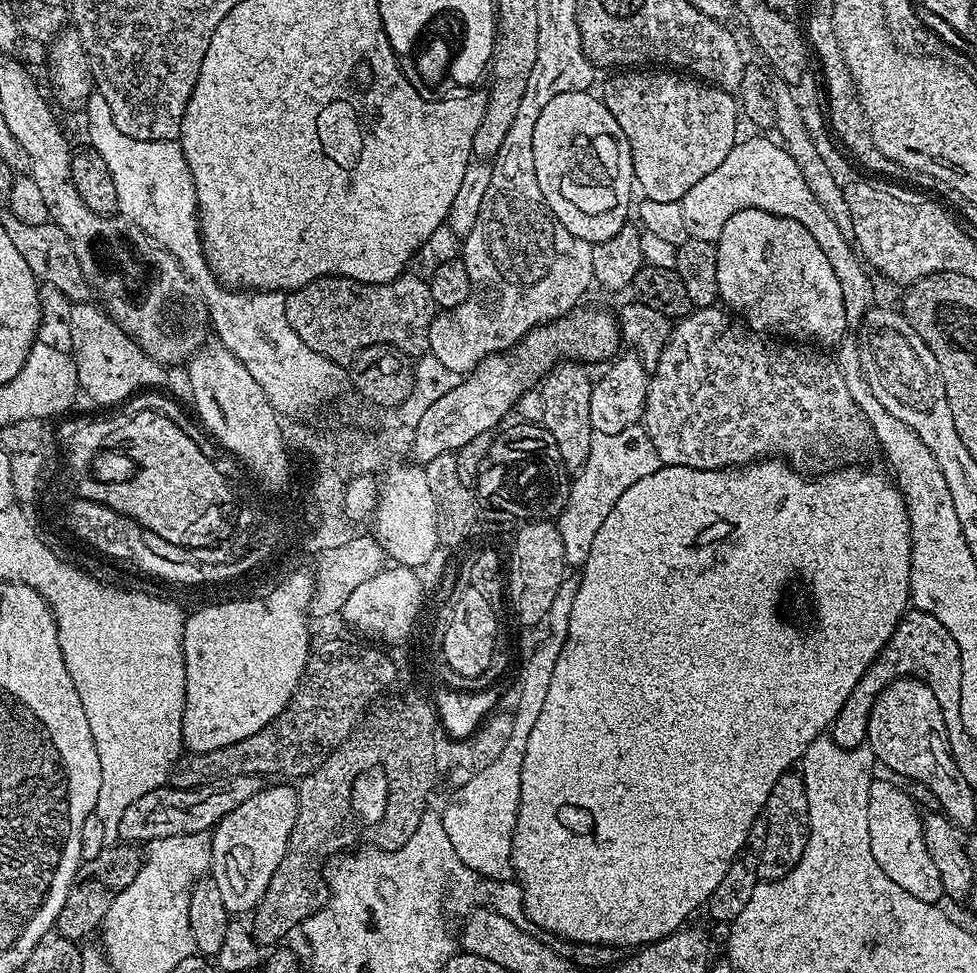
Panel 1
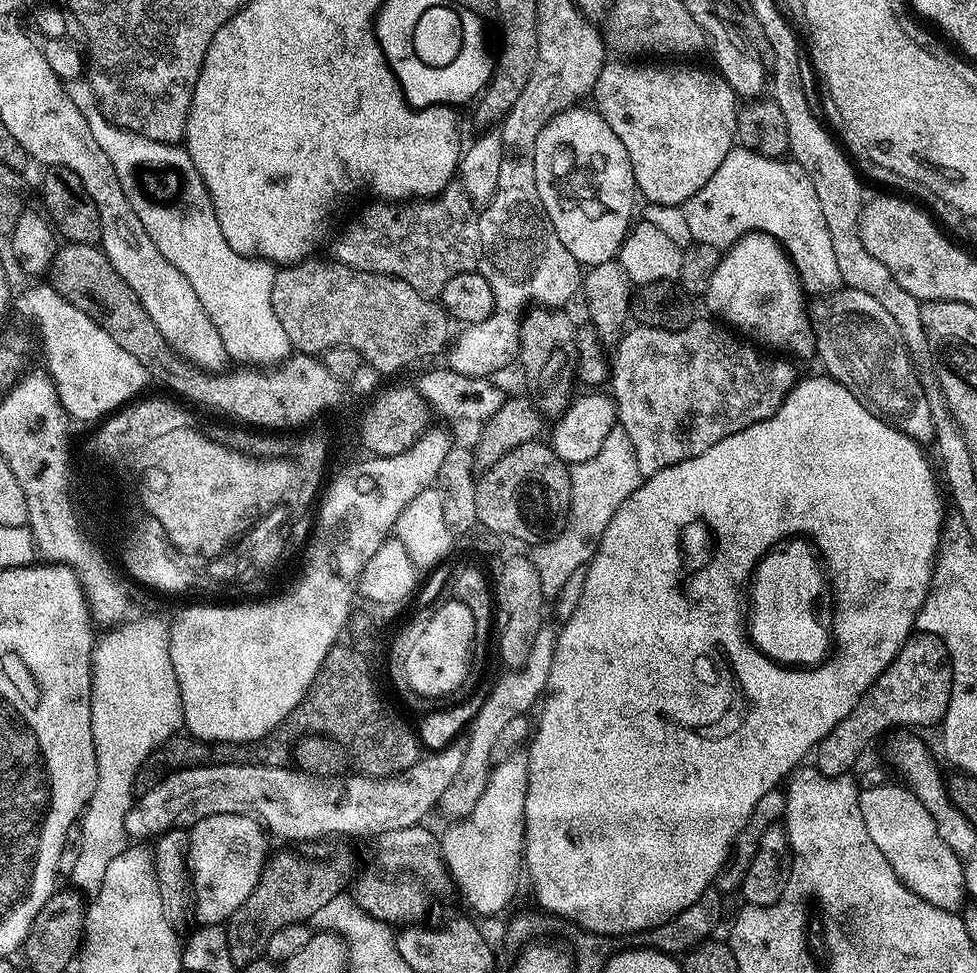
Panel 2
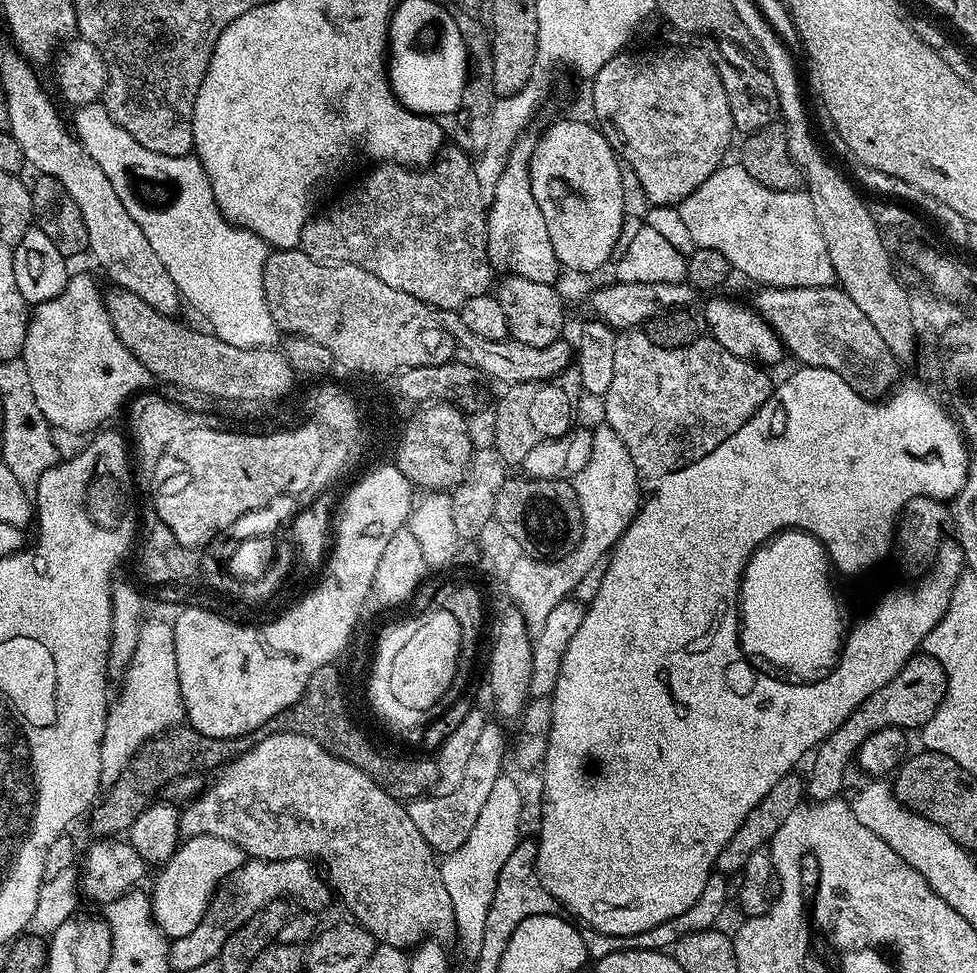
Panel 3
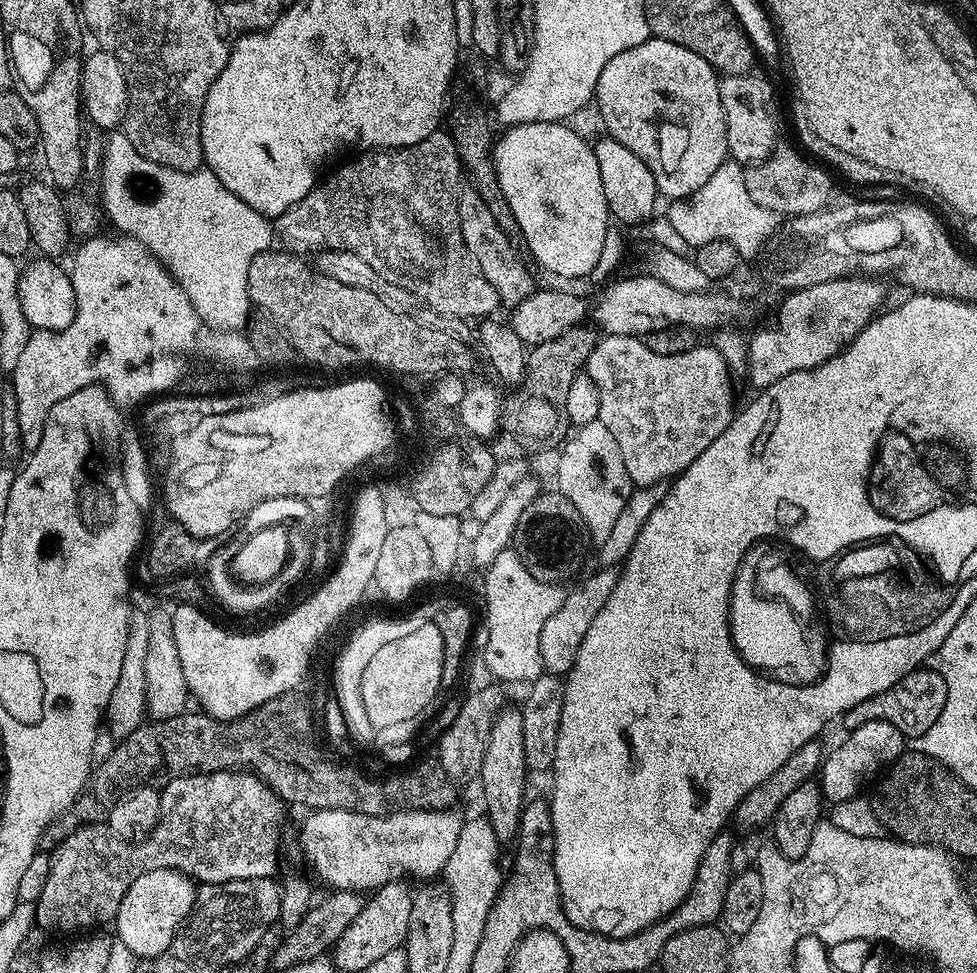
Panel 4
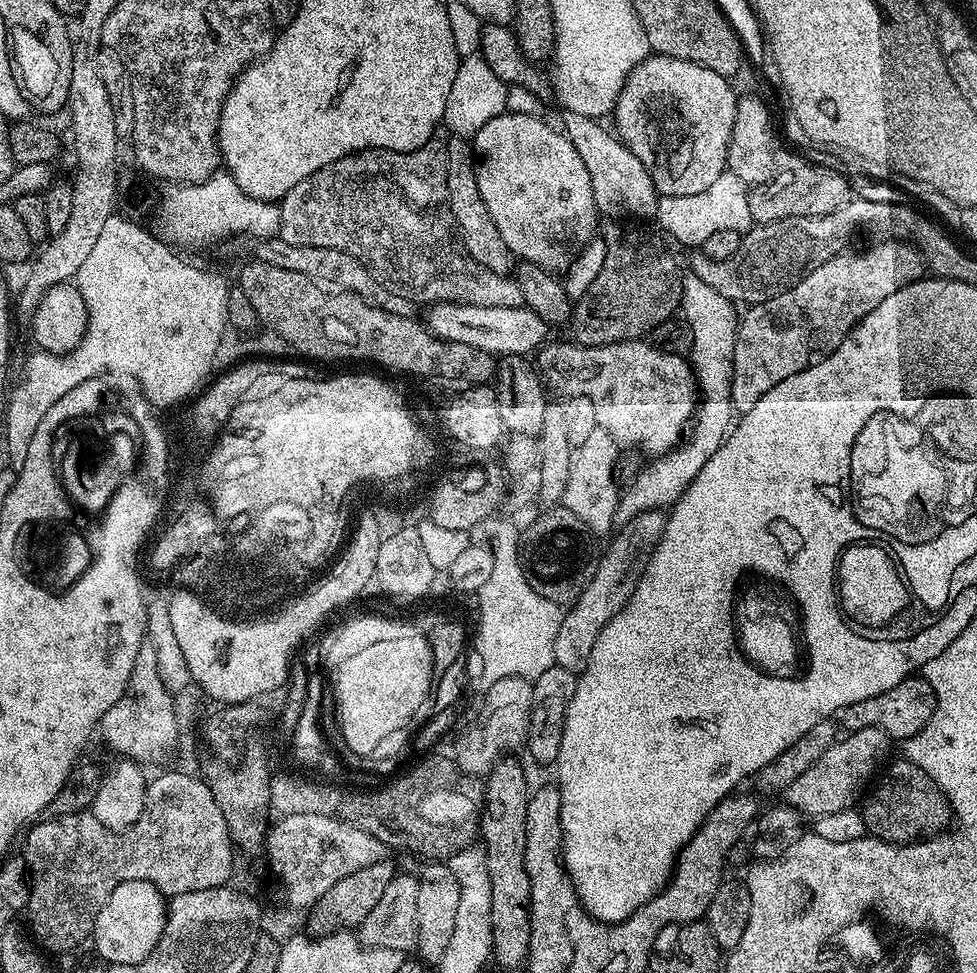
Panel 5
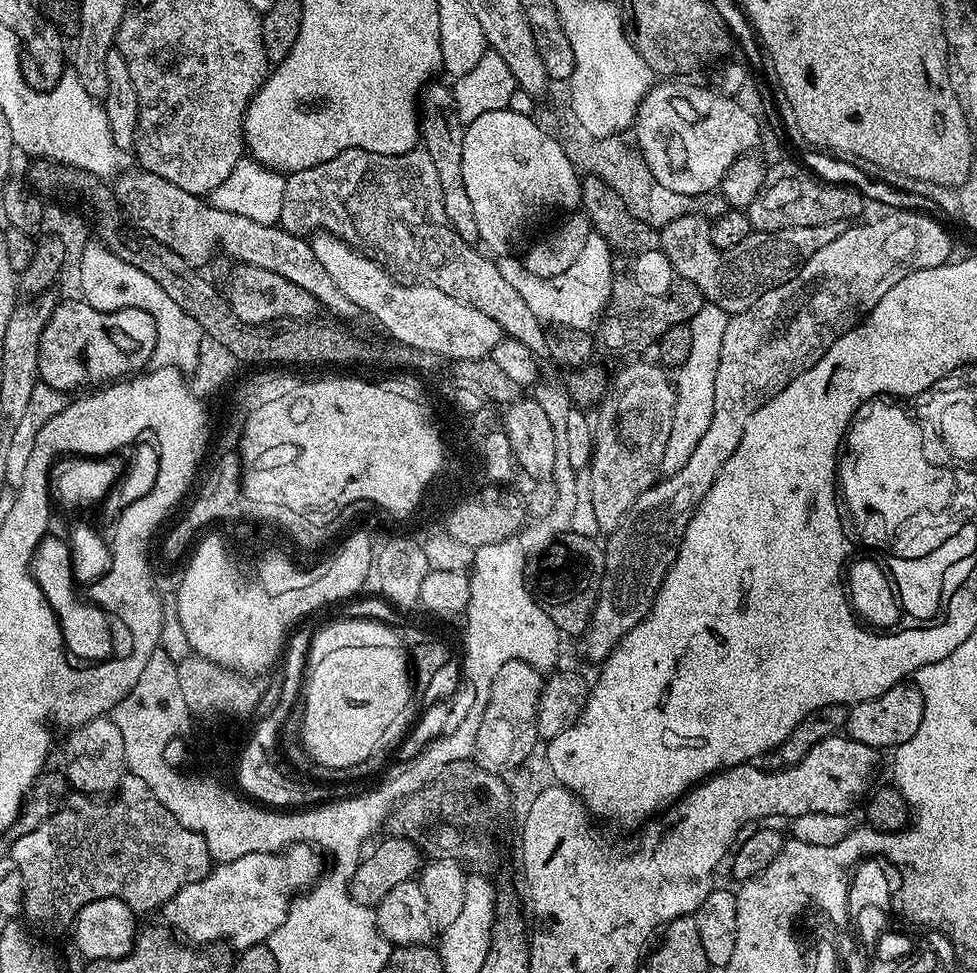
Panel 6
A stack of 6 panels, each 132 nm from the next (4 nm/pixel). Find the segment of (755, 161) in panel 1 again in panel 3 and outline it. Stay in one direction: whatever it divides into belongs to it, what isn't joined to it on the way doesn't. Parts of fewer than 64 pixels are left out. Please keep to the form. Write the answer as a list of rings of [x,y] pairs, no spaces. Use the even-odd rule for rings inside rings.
[[[739,162],[725,163],[694,194],[678,205],[682,222],[690,230],[697,248],[718,250],[733,269],[736,268],[748,280],[757,280],[757,285],[777,288],[827,288],[836,279],[834,266],[830,266],[830,254],[826,250],[826,238],[822,238],[822,226],[818,226],[818,214],[814,214],[814,202],[807,191],[779,192],[762,186],[750,178]]]

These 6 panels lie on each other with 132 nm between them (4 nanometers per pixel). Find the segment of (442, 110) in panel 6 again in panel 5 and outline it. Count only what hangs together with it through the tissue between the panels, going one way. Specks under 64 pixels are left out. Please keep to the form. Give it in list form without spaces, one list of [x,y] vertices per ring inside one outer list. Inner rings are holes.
[[[452,138],[449,141],[446,144],[446,190],[448,208],[452,211],[452,222],[458,239],[470,258],[474,258],[474,262],[486,266],[486,270],[494,270],[494,274],[499,276],[509,275],[513,271],[514,257],[508,251],[506,242],[502,242],[502,234],[498,234],[498,226],[494,226],[494,218],[490,218],[490,210],[486,210],[482,194],[478,194],[473,145],[467,139]]]

